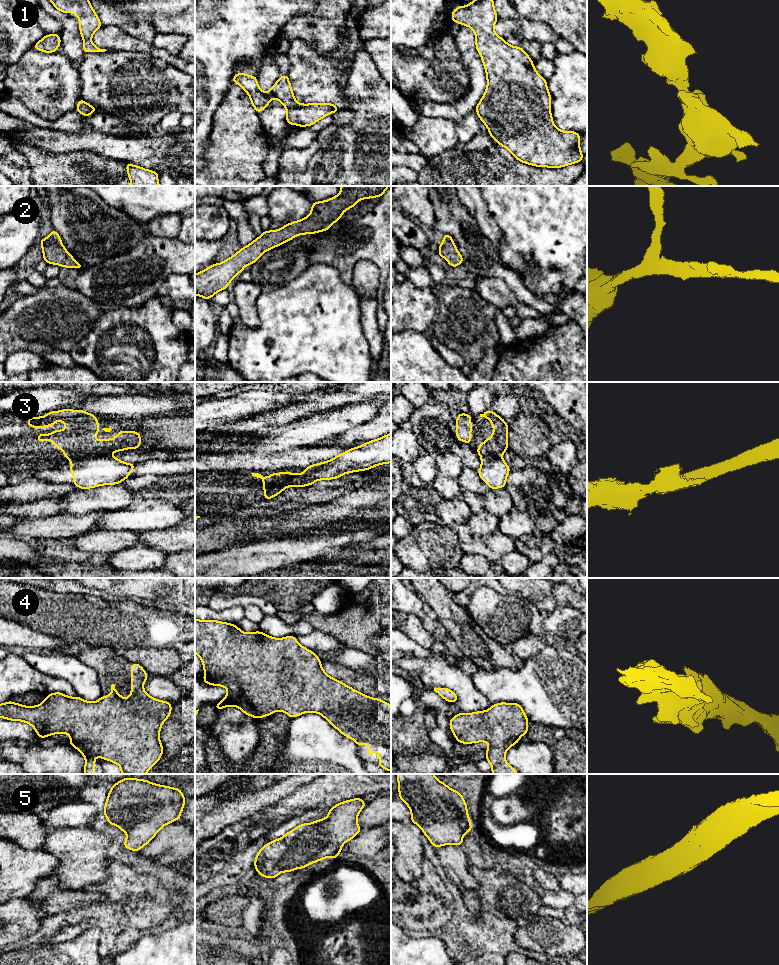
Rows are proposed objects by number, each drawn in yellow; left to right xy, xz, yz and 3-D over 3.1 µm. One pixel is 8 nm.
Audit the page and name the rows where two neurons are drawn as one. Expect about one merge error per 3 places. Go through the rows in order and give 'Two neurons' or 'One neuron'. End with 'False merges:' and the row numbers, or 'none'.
1: One neuron
2: One neuron
3: Two neurons
4: One neuron
5: One neuron
False merges: 3

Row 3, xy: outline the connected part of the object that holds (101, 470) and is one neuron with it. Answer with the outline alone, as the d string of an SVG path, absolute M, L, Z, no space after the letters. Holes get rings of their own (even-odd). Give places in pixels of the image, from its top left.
M107 455L68 460L72 463L69 471L73 473L73 484L80 489L120 484L135 467L134 463L125 463Z

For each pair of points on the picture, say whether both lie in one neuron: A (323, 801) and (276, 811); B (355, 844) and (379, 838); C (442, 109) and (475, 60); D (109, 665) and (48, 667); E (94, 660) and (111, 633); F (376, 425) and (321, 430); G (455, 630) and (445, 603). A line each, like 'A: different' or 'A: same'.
A: same
B: same
C: same
D: different
E: different
F: different
G: same

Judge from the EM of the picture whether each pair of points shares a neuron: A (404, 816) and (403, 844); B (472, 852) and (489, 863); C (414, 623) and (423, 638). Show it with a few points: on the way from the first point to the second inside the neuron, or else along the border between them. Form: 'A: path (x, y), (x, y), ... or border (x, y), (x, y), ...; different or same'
A: border (410, 821), (401, 823); different
B: path (476, 855), (485, 860); same
C: path (414, 627), (419, 634); same

